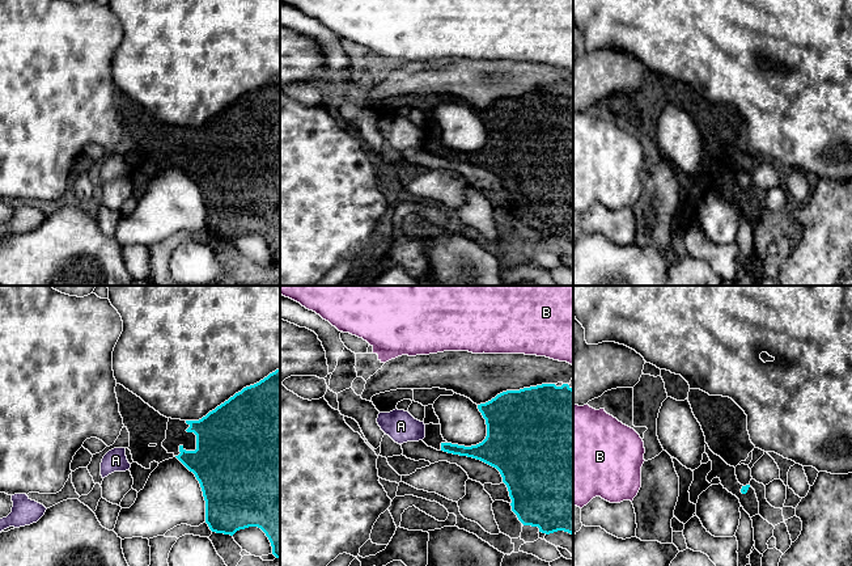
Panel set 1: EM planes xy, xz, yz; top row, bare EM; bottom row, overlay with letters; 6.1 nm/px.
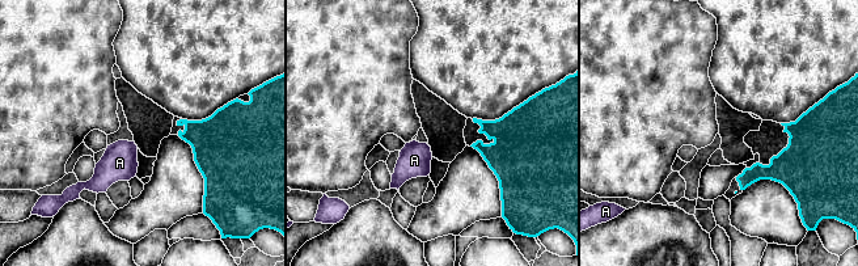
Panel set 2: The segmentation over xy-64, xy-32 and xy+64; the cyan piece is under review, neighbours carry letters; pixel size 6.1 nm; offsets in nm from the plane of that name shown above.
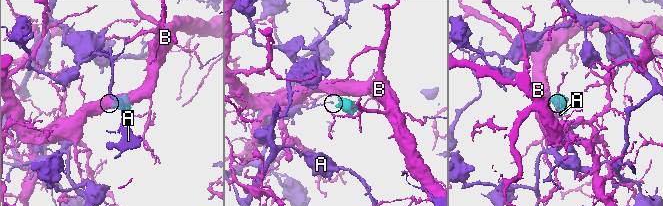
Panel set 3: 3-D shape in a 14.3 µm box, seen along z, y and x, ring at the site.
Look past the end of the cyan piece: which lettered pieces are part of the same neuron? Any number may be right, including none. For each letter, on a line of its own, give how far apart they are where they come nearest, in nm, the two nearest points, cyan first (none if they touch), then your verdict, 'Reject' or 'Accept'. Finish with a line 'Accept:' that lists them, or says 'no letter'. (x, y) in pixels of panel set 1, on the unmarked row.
A: Distance 110 nm. Across: xz (441, 150), (424, 143). Reject
B: Distance 120 nm. Across: xz (567, 91), (572, 71). Reject
Accept: no letter

